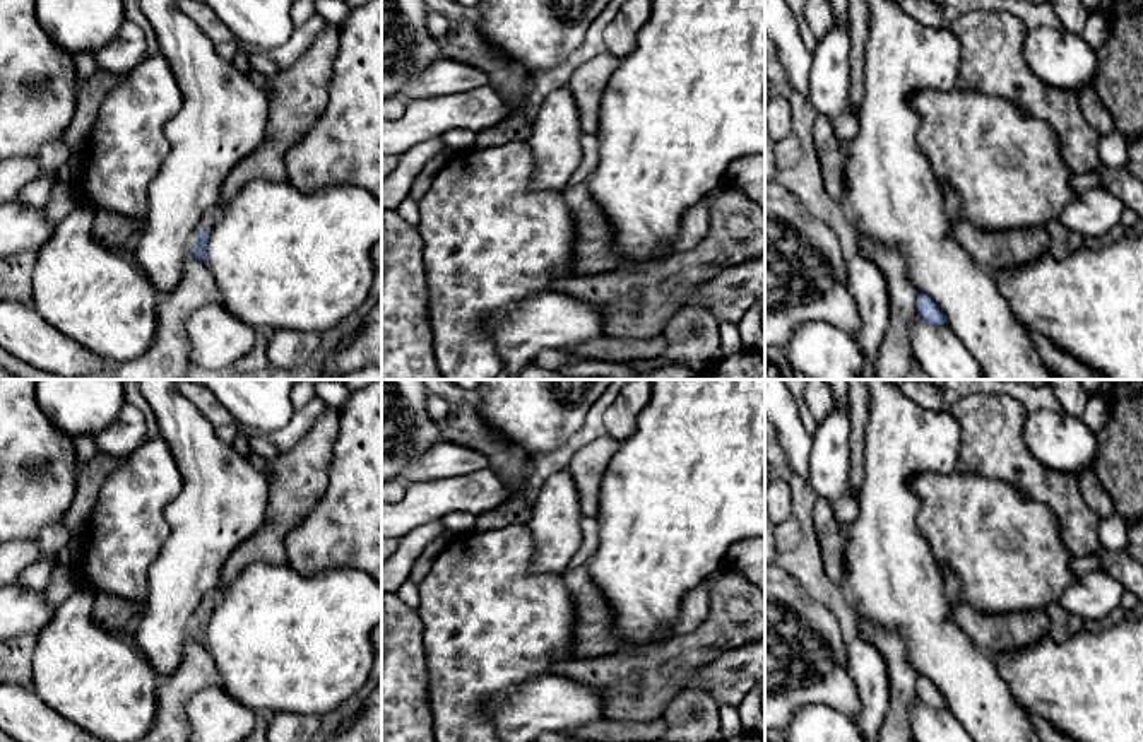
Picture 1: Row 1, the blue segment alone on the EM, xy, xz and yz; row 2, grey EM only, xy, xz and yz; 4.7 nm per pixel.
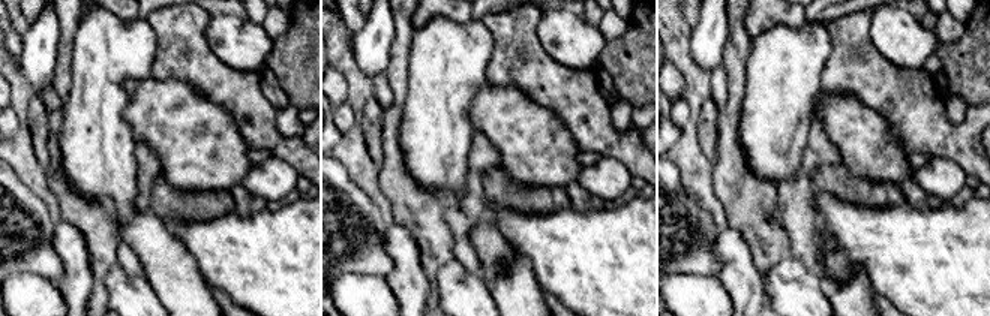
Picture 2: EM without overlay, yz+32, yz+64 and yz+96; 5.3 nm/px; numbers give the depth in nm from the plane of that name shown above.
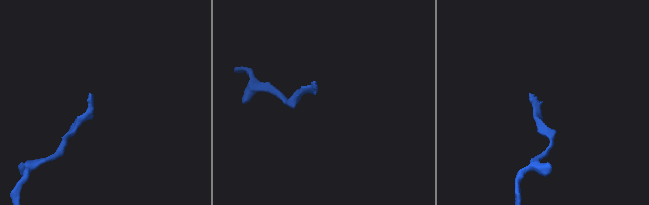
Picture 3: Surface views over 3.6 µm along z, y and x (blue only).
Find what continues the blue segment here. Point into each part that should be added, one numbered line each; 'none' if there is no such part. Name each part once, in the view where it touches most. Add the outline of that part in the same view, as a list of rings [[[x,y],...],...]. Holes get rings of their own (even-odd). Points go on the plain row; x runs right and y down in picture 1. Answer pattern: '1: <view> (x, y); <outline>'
1: xy (209, 602); [[[214,588],[210,590],[200,602],[197,612],[193,614],[193,619],[192,619],[192,629],[190,631],[195,631],[197,629],[197,614],[202,612],[204,615],[210,617],[210,614],[214,612],[214,609],[217,607],[219,600],[221,600],[221,593],[222,590],[221,588]]]

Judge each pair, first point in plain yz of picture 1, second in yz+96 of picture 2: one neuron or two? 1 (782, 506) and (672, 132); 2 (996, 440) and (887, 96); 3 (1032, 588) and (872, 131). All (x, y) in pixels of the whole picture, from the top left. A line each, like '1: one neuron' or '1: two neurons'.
1: two neurons
2: one neuron
3: one neuron

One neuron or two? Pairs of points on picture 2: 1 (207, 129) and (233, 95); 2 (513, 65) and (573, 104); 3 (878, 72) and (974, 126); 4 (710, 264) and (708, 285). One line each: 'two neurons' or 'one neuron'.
1: two neurons
2: one neuron
3: one neuron
4: two neurons

